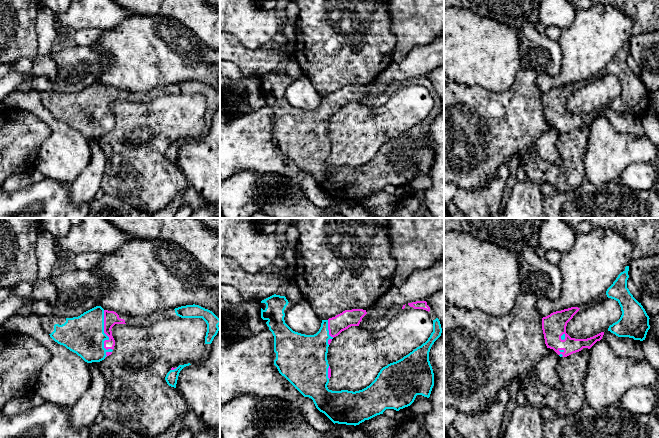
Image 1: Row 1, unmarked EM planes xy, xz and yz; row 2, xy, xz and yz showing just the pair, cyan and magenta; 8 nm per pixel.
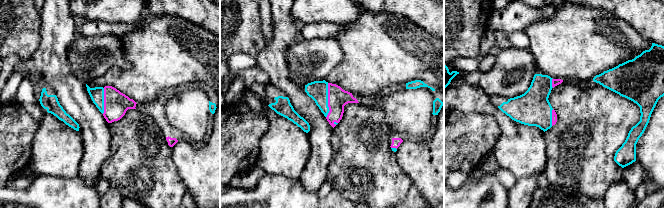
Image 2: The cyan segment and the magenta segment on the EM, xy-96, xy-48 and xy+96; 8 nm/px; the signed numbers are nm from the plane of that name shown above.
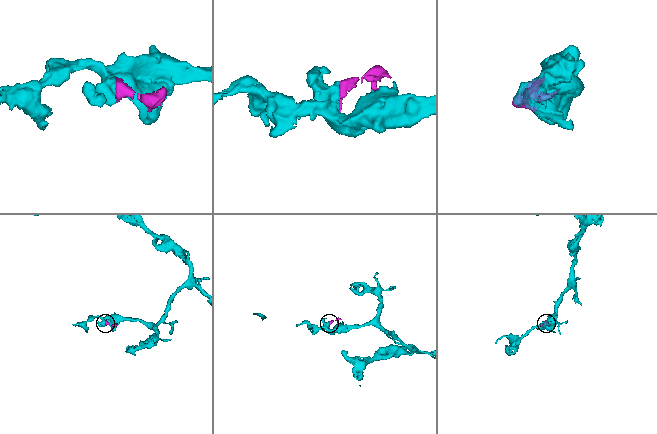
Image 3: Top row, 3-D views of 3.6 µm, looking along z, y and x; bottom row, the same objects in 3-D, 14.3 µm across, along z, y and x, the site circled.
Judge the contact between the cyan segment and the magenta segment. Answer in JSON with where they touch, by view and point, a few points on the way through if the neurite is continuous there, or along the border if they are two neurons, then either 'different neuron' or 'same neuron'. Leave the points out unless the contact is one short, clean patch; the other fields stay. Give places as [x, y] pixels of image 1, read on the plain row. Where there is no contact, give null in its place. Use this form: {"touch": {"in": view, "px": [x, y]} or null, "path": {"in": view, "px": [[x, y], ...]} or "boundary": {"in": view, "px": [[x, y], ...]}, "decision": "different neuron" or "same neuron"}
{"touch": {"in": "xy", "px": [105, 110]}, "decision": "same neuron"}

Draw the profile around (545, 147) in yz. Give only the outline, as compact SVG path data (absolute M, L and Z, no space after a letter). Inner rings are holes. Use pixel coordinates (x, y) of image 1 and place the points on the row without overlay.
M548 124L547 131L530 147L530 152L549 163L560 165L562 156L557 148L559 134L553 125Z

